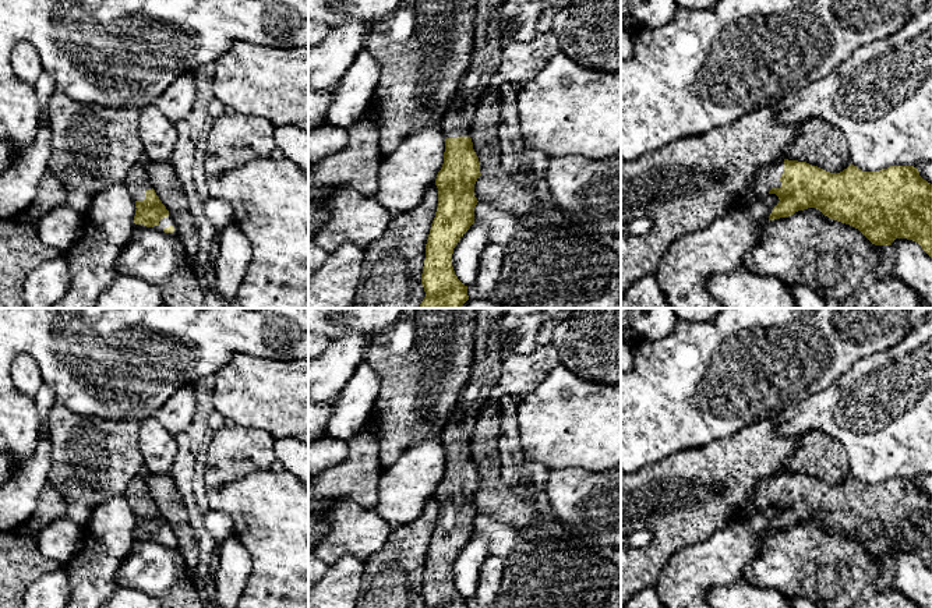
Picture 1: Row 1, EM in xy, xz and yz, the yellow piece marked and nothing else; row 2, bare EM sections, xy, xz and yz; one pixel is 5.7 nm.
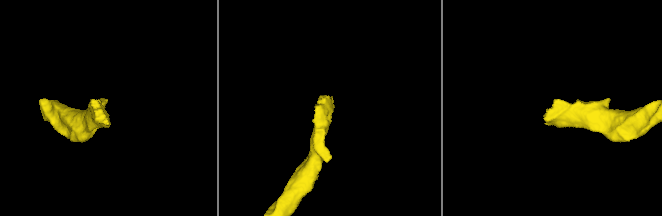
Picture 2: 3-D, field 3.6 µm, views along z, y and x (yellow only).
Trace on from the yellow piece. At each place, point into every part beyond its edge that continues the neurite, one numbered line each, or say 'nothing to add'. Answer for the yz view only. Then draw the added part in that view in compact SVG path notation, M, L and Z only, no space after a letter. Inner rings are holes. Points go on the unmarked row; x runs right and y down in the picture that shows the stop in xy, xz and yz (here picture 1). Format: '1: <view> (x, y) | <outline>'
1: yz (768, 490) | M784 473L762 480L753 496L735 513L734 520L744 520L755 512L762 510L772 501L780 501L780 489L784 485Z

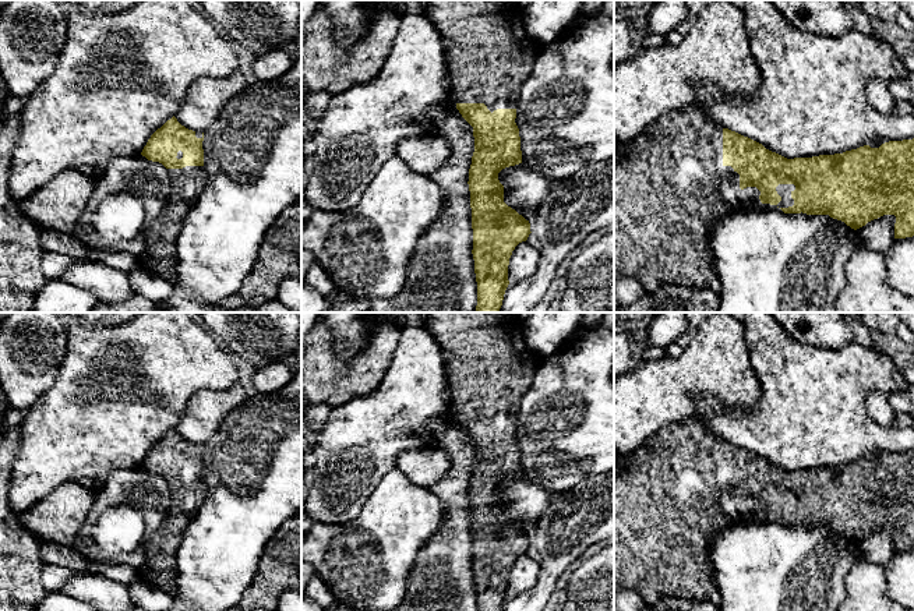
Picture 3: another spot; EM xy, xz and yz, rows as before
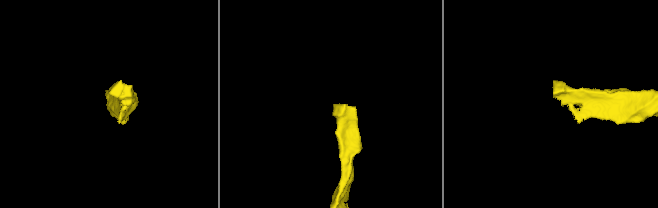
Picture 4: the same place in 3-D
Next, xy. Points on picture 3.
1: xy (159, 569) | M204 478L167 481L172 504L158 530L144 541L145 561L138 580L169 594L176 590L176 554L183 533L207 497Z

